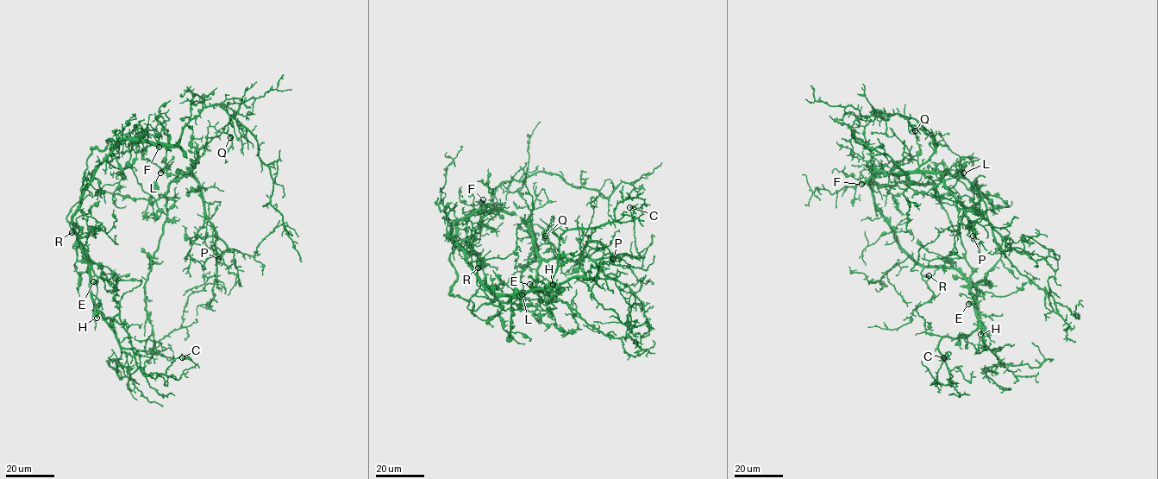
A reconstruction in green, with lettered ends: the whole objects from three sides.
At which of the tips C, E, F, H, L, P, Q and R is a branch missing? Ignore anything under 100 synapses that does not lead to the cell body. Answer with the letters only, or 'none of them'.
F

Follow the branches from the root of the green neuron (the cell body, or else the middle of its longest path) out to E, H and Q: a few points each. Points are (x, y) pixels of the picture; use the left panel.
E: (89, 155), (80, 198), (66, 218), (78, 229), (78, 260), (88, 262), (97, 279), (93, 281)
H: (89, 155), (80, 198), (66, 218), (78, 229), (78, 260), (88, 262), (90, 296), (97, 310), (97, 318)
Q: (89, 155), (80, 198), (90, 184), (153, 201), (192, 172), (211, 140), (230, 137)

